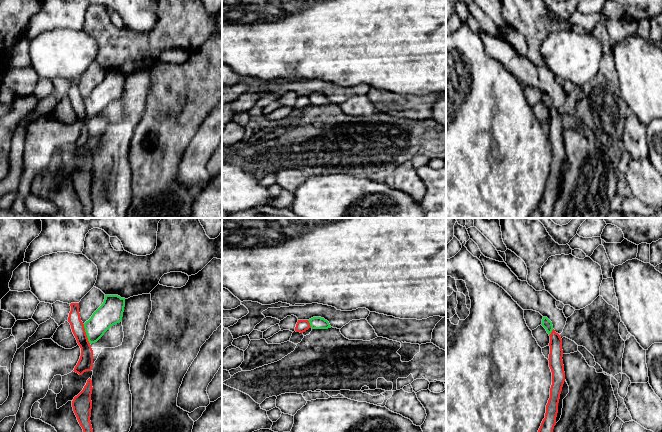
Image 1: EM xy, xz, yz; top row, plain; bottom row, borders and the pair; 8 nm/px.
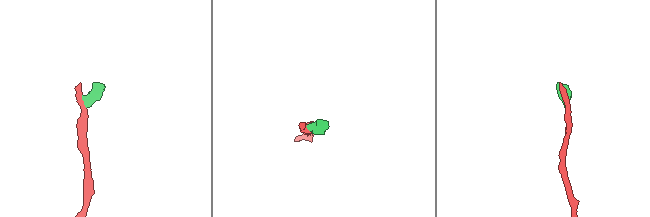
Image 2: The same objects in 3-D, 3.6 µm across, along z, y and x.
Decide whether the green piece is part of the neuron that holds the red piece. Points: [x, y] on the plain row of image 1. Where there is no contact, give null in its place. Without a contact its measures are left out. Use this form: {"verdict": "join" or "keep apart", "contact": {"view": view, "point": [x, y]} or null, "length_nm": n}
{"verdict": "join", "contact": {"view": "xy", "point": [85, 110]}, "length_nm": 170}

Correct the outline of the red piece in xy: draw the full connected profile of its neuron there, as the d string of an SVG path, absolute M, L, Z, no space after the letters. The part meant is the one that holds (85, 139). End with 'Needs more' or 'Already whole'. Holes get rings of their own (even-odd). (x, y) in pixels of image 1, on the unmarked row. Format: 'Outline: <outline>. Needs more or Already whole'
Outline: M105 71L103 80L83 99L79 89L79 79L71 79L68 98L81 124L81 132L74 148L82 151L93 143L93 126L91 120L97 118L113 101L122 97L125 74L118 71Z. Needs more

